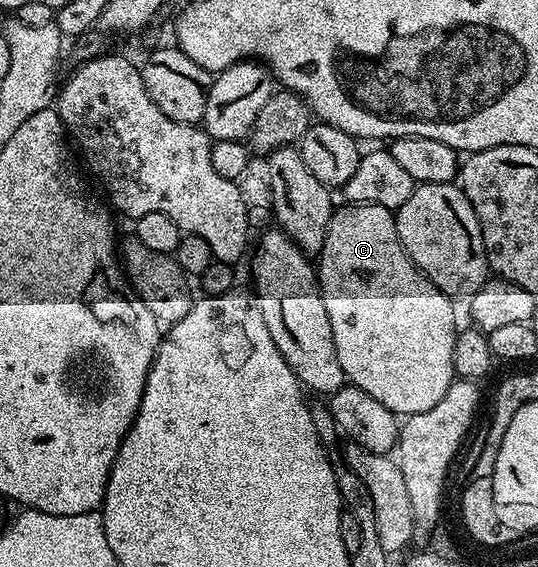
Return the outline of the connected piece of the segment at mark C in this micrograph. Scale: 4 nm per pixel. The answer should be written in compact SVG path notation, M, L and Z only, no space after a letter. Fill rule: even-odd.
M349 203L344 206L338 206L334 210L327 229L327 237L319 252L321 264L318 262L315 267L323 305L327 309L327 317L331 321L331 333L335 337L335 353L339 353L339 365L343 365L343 373L352 386L363 389L363 393L371 393L371 397L375 397L375 401L387 405L387 409L394 411L398 417L427 413L427 409L434 407L443 398L443 393L447 393L447 389L452 385L455 378L453 373L453 346L459 334L459 326L457 327L457 319L453 316L454 300L439 291L437 286L430 279L425 278L418 271L416 265L409 260L409 254L403 249L397 236L397 220L390 208L383 205L371 205L370 203Z

